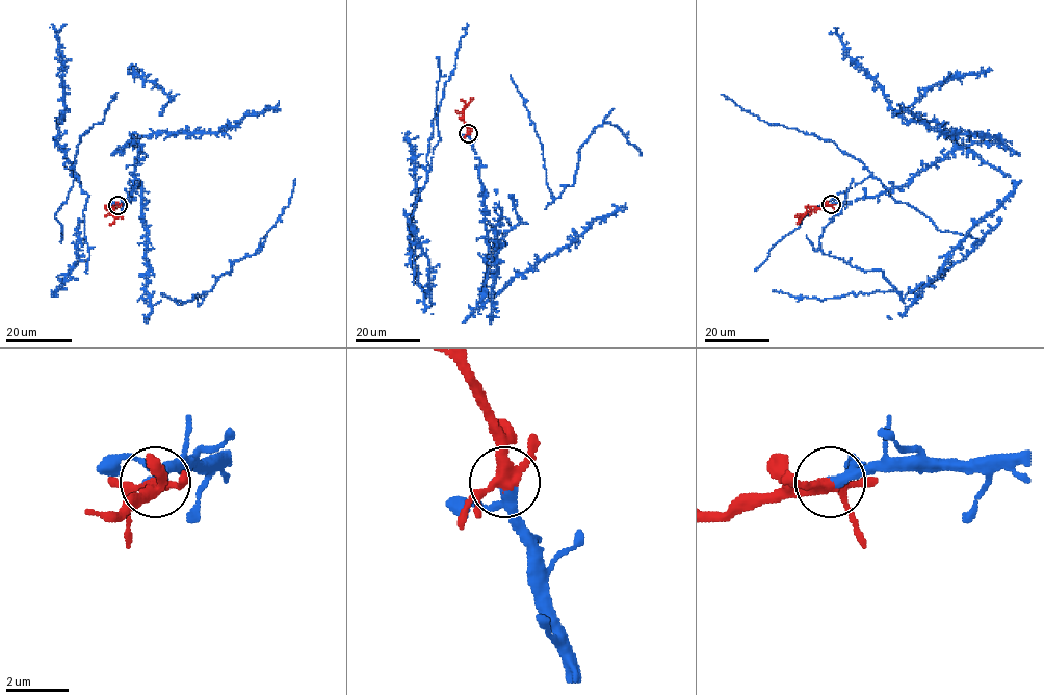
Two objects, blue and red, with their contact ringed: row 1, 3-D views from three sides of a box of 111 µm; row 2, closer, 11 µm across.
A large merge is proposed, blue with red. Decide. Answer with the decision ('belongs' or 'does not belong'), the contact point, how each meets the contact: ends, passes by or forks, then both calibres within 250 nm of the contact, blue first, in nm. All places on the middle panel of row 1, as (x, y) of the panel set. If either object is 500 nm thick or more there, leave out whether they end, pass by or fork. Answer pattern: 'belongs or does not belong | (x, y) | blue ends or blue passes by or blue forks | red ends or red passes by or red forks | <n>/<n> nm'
belongs | (468, 133) | blue passes by | red forks | 280/300 nm

